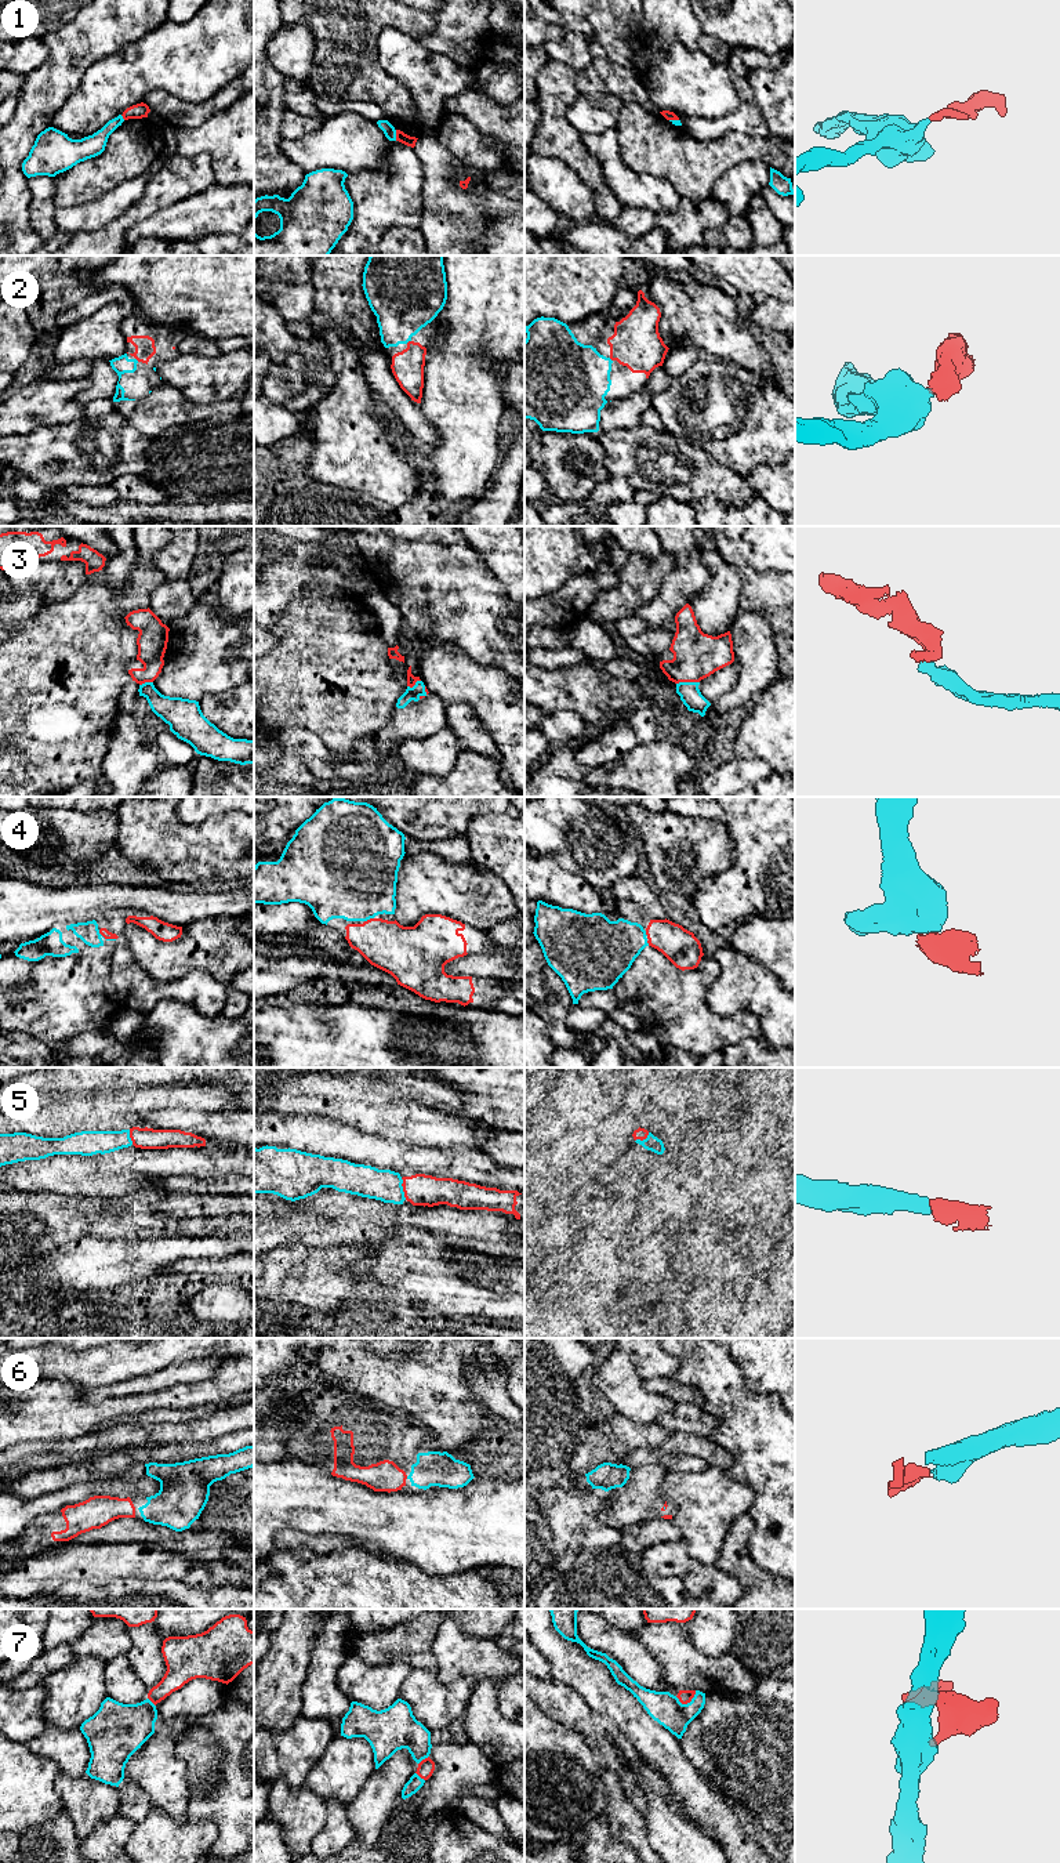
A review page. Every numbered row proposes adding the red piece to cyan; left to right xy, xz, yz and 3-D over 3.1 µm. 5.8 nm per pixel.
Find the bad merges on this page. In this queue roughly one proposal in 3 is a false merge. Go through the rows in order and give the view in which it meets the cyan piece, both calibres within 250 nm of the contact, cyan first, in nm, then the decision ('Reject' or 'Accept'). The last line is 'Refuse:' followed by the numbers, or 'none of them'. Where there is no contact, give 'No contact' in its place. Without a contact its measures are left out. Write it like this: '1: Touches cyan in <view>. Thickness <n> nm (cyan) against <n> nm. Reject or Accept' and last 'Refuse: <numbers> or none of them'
1: Touches cyan in xz. Thickness 70 nm (cyan) against 60 nm. Reject
2: Touches cyan in xz. Thickness 400 nm (cyan) against 190 nm. Accept
3: Touches cyan in yz. Thickness 120 nm (cyan) against 280 nm. Reject
4: Touches cyan in xy. Thickness 120 nm (cyan) against 50 nm. Accept
5: Touches cyan in xz. Thickness 190 nm (cyan) against 190 nm. Accept
6: No contact. Accept
7: Touches cyan in yz. Thickness 180 nm (cyan) against 80 nm. Accept
Refuse: 1, 3

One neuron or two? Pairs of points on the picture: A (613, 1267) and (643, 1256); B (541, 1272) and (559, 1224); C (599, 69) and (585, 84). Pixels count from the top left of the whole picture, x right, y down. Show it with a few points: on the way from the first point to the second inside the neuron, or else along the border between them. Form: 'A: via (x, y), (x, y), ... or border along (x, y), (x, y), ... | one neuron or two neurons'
A: border along (624, 1253), (634, 1278) | two neurons
B: via (545, 1260), (551, 1254), (552, 1236) | one neuron
C: via (595, 73), (587, 80) | one neuron

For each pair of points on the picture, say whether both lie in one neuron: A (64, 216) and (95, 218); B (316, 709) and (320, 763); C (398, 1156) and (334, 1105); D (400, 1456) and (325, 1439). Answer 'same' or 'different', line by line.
A: same
B: different
C: different
D: same

